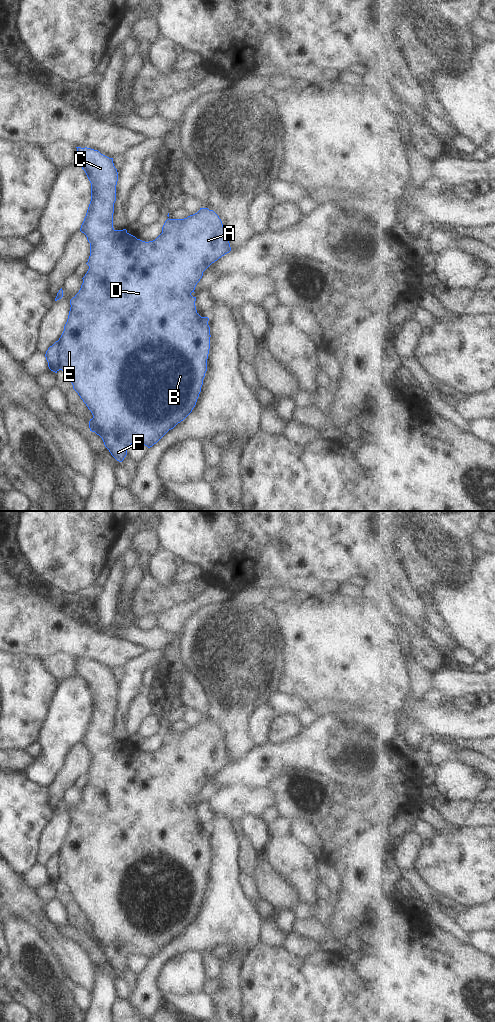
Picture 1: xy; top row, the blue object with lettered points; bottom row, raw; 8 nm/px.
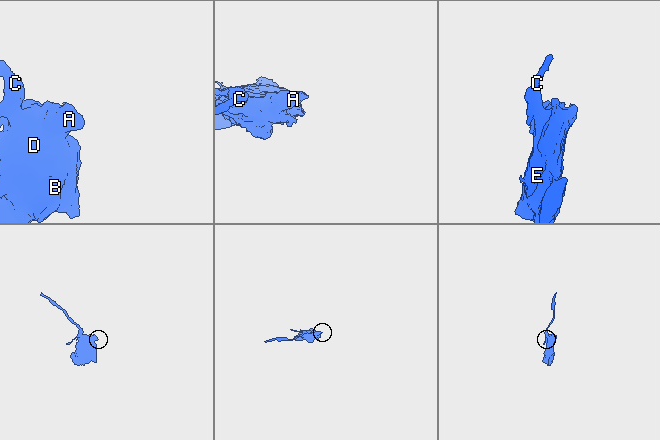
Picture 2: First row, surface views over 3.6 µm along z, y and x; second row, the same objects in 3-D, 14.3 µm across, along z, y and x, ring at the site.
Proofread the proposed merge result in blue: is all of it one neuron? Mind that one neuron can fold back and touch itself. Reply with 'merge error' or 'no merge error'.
no merge error

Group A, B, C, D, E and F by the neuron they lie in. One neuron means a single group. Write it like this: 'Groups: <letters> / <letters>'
Groups: A B C D E F.

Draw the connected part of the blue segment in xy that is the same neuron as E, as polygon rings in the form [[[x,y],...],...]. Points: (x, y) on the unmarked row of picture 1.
[[[76,659],[78,664],[78,676],[85,683],[91,695],[91,713],[81,737],[80,743],[84,745],[90,755],[89,781],[82,790],[83,795],[79,804],[70,812],[70,823],[64,843],[52,858],[46,863],[45,869],[51,883],[57,885],[64,883],[80,910],[91,923],[93,930],[89,933],[90,943],[99,947],[105,959],[111,967],[122,974],[127,967],[131,956],[144,956],[148,960],[156,956],[169,942],[183,933],[193,922],[201,904],[203,891],[207,883],[207,871],[210,861],[210,839],[209,830],[201,829],[196,822],[196,809],[191,807],[197,795],[203,788],[203,784],[215,773],[231,763],[230,755],[225,746],[224,739],[219,728],[208,720],[200,722],[184,731],[167,731],[162,739],[162,745],[153,753],[145,754],[129,746],[126,741],[115,742],[113,740],[114,715],[116,713],[116,697],[118,684],[114,678],[113,670],[101,666],[98,662],[91,660]]]

